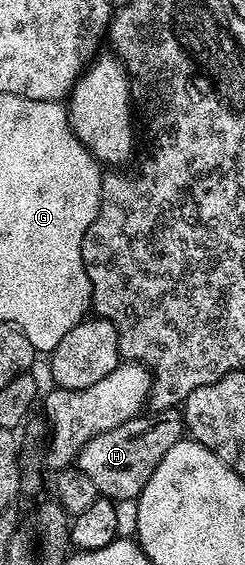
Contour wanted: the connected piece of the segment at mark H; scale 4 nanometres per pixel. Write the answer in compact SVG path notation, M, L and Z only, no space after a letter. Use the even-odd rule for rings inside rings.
M178 409L155 412L150 416L152 418L131 418L117 428L109 428L109 432L93 436L93 440L85 443L79 451L77 468L89 476L102 497L119 504L138 499L145 484L149 484L149 476L153 476L157 464L161 464L161 456L165 456L165 452L185 436L183 415Z

